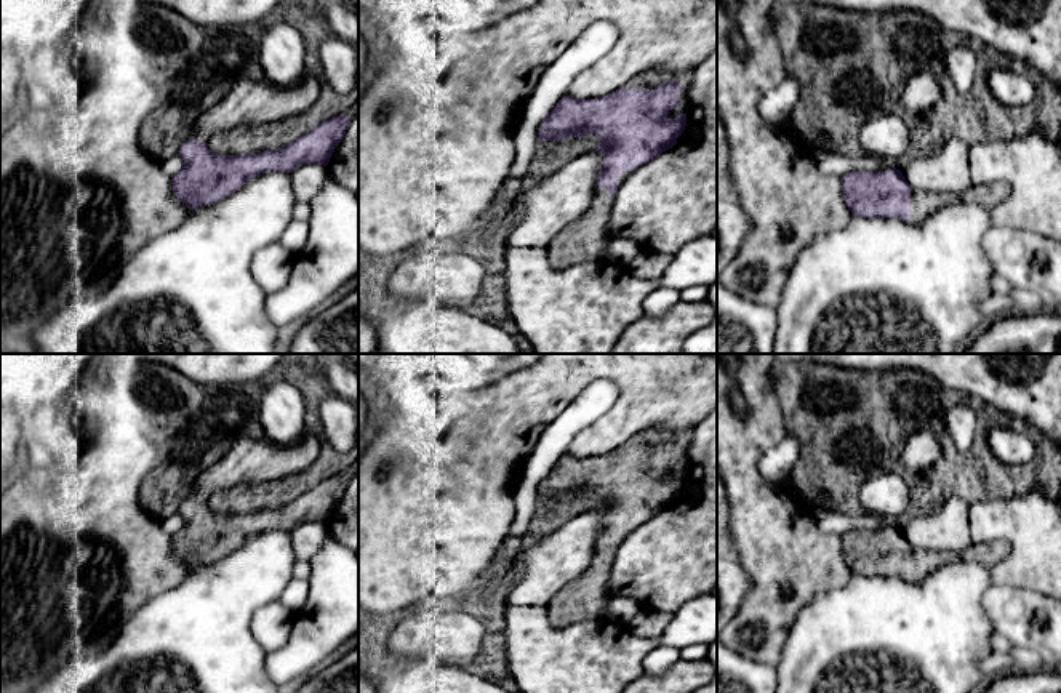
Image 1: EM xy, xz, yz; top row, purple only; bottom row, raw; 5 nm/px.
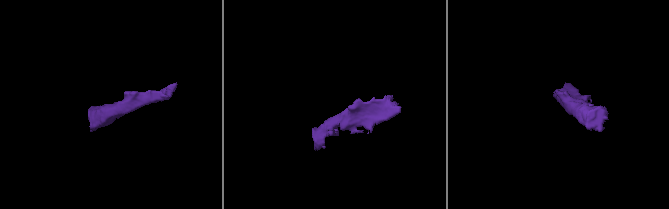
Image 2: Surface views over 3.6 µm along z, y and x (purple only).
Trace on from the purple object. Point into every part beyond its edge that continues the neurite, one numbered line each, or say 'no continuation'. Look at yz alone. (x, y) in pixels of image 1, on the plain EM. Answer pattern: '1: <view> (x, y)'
1: yz (922, 562)

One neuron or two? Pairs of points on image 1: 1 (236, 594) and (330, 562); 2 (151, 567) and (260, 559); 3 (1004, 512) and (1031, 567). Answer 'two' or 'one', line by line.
1: two
2: two
3: one

